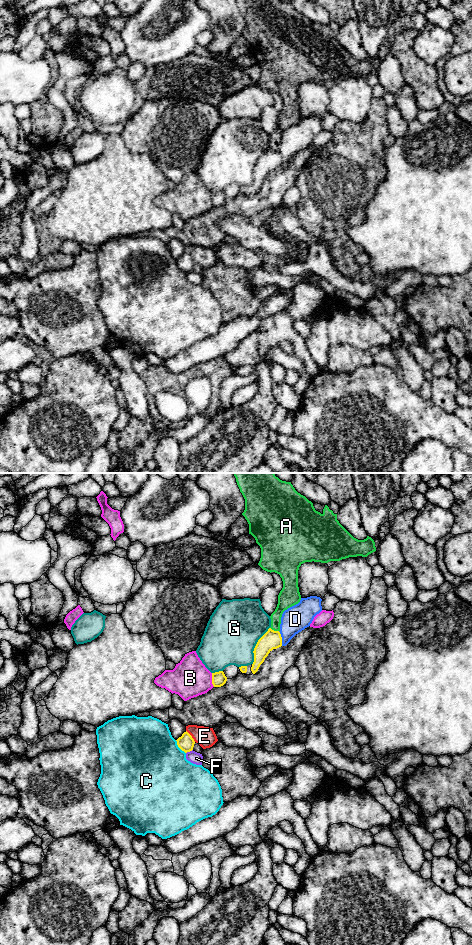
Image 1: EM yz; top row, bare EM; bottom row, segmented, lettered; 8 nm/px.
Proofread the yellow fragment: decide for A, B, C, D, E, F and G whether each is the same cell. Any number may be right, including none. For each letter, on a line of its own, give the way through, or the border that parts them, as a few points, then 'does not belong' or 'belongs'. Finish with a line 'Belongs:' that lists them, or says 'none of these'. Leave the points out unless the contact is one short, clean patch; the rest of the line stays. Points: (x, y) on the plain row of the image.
A: along yz (270, 147), (278, 151) | does not belong
B: along yz (211, 193), (211, 203), (214, 206) | does not belong
C: does not belong
D: does not belong
E: does not belong
F: along yz (192, 269), (186, 273) | does not belong
G: does not belong
Belongs: none of these

